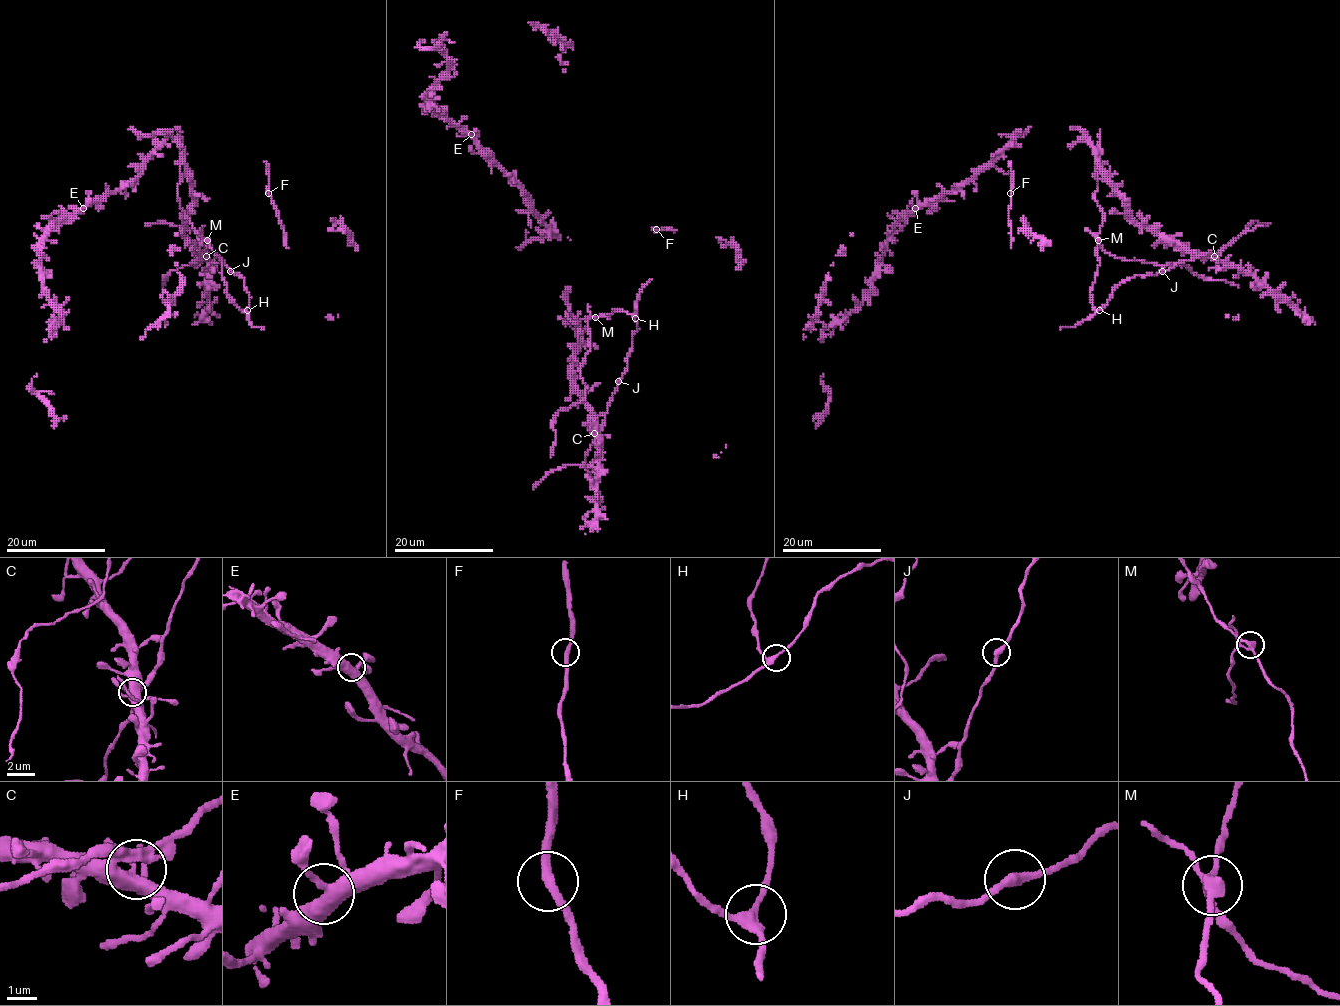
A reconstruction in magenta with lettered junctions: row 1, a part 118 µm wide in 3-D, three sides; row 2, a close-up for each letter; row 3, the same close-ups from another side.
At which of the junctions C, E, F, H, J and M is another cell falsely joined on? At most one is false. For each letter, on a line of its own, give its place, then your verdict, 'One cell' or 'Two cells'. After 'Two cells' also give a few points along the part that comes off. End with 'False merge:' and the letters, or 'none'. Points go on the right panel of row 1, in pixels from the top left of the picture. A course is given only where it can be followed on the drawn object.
C: Place: (1214, 256). One cell
E: Place: (915, 208). One cell
F: Place: (1010, 193). One cell
H: Place: (1099, 310). One cell
J: Place: (1162, 271). One cell
M: Place: (1098, 240). Two cells. Course of the part to remove: (1098, 240), (1103, 250), (1117, 257), (1183, 266), (1197, 276), (1225, 279), (1239, 287)
False merge: M

